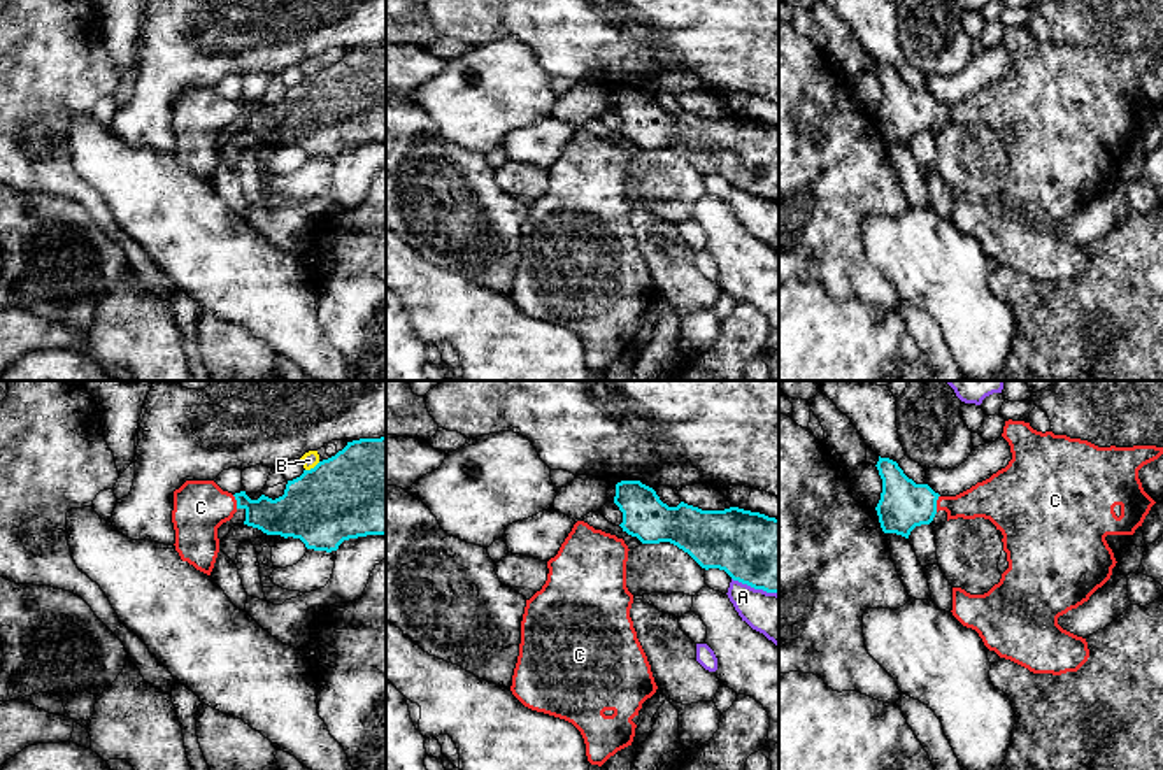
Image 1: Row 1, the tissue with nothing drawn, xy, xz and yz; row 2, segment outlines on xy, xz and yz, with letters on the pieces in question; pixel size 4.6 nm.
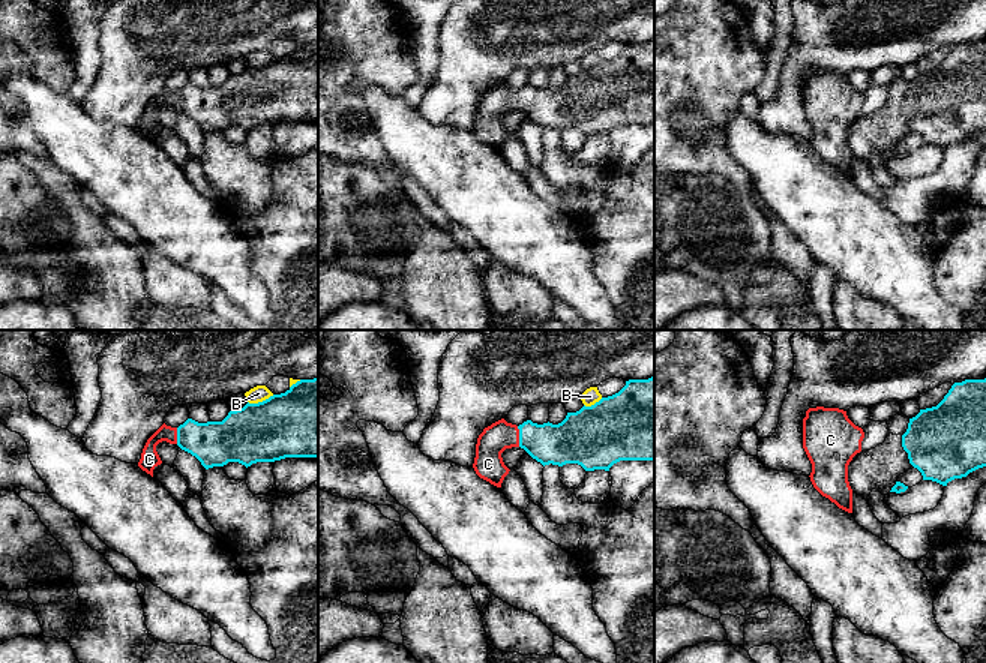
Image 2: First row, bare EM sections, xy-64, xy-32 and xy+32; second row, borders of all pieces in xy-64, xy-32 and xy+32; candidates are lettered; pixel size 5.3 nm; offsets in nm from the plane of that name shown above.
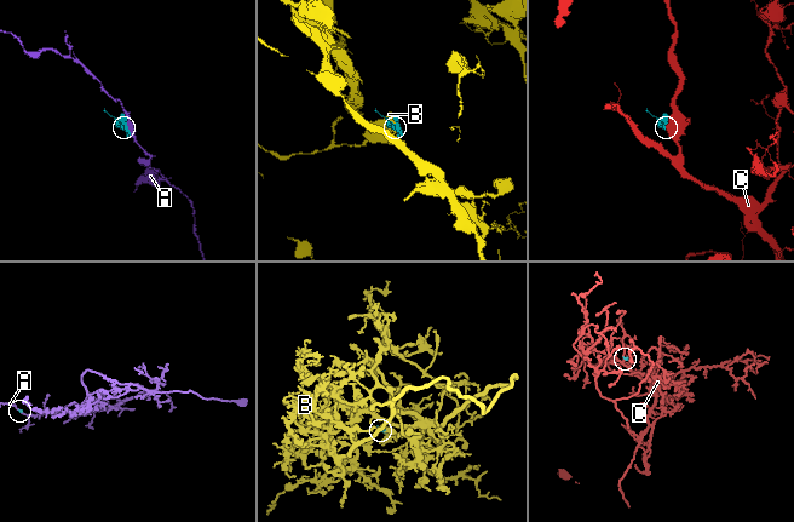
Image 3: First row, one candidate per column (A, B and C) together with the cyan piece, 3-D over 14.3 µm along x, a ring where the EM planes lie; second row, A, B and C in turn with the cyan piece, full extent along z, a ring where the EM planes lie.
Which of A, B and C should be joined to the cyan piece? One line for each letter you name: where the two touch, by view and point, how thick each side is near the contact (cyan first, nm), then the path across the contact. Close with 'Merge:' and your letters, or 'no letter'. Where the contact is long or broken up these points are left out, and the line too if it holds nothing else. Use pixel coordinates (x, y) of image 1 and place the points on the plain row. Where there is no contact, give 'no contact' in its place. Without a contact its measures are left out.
C: contact yz (935, 111); calibres 220 and 180 nm; way yz (904, 111), (935, 111), (972, 111), (990, 106)
Merge: C

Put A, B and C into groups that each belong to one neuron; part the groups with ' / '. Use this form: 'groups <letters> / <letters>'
groups A / B / C

